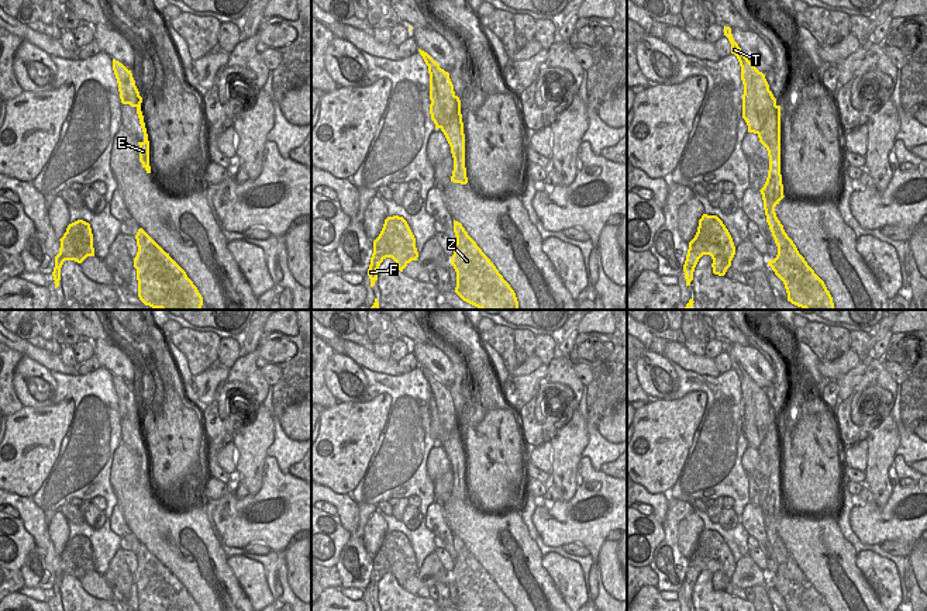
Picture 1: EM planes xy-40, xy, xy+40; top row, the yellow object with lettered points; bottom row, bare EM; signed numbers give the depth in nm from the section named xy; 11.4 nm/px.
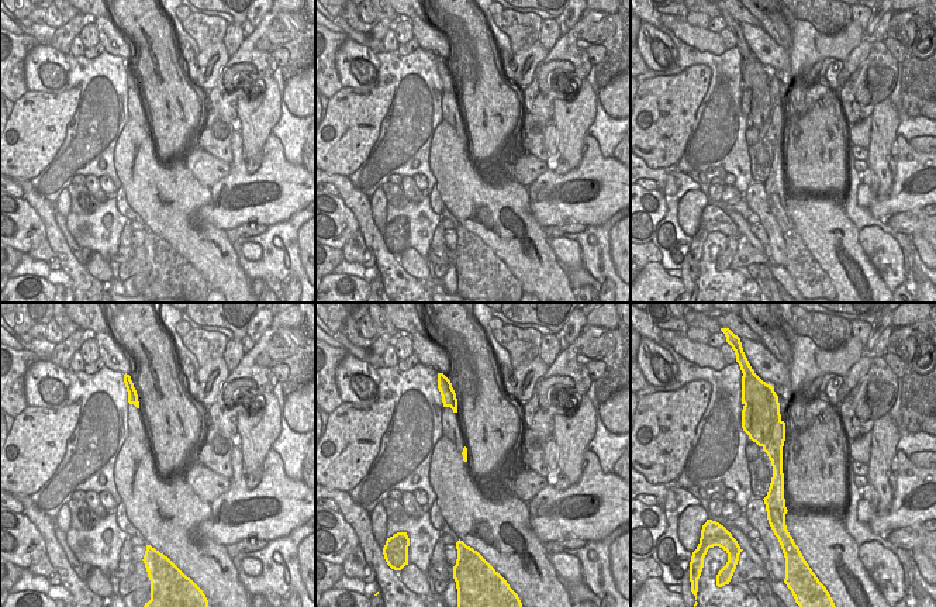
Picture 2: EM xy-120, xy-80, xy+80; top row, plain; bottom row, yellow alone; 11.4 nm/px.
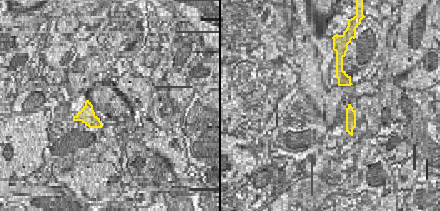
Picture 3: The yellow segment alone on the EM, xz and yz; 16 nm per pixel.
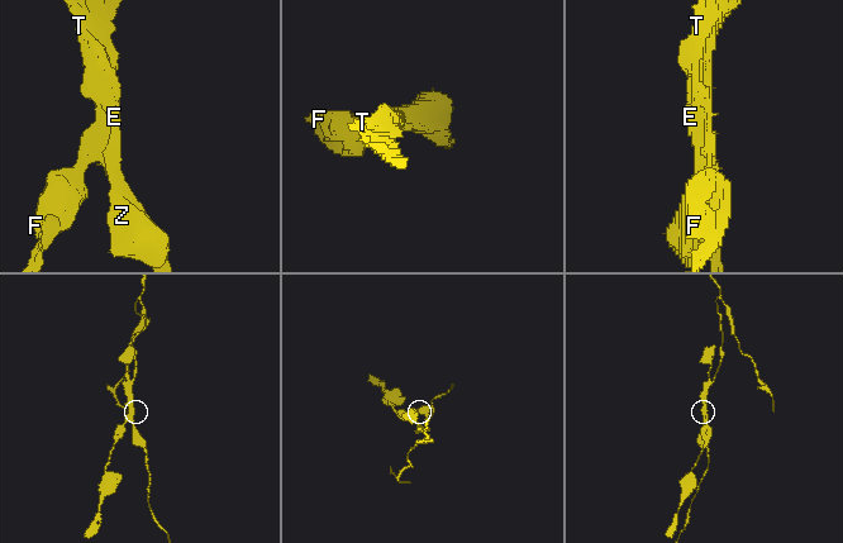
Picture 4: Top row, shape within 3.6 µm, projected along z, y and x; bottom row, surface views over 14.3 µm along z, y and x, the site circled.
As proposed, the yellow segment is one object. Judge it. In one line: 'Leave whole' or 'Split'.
Split.

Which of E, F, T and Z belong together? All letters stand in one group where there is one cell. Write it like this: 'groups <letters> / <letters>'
groups E T Z / F

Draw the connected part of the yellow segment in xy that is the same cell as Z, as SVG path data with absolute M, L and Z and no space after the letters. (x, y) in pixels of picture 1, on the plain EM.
M455 535L454 548L456 559L451 580L456 587L455 608L458 611L516 611L496 581Z

